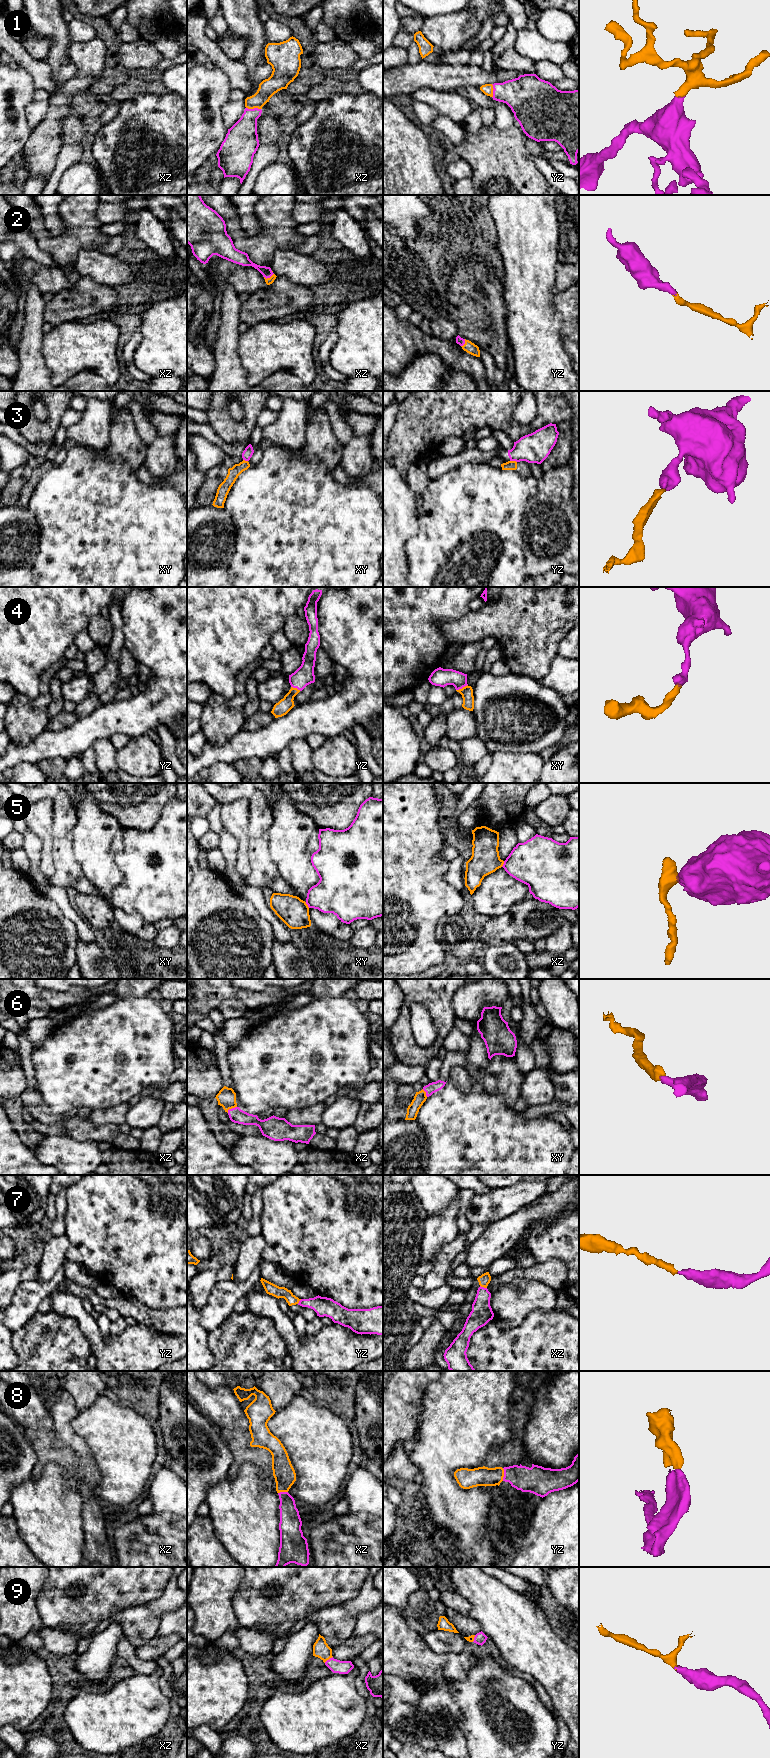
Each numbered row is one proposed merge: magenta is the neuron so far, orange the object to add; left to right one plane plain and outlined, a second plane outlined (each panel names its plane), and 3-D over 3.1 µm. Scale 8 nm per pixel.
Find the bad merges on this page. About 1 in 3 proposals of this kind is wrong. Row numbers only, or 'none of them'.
3, 5

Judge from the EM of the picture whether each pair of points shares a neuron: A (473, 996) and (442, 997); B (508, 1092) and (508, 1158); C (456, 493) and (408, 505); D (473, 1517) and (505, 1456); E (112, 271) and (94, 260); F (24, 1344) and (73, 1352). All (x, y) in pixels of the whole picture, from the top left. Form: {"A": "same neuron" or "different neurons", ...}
{"A": "different neurons", "B": "different neurons", "C": "different neurons", "D": "different neurons", "E": "same neuron", "F": "same neuron"}

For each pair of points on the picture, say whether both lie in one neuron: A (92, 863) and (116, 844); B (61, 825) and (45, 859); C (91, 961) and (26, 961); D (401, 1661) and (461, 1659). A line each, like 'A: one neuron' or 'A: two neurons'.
A: one neuron
B: two neurons
C: two neurons
D: one neuron

